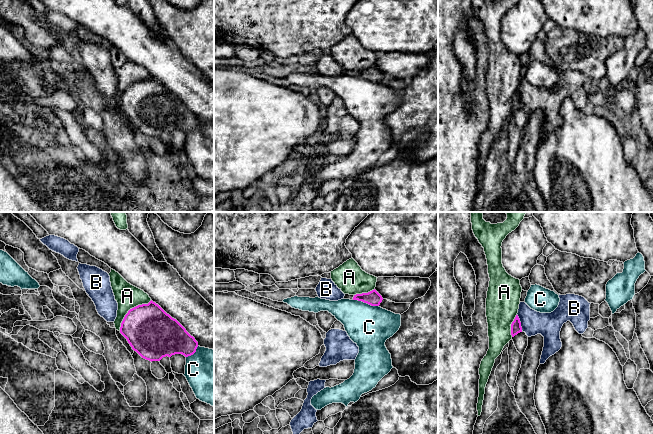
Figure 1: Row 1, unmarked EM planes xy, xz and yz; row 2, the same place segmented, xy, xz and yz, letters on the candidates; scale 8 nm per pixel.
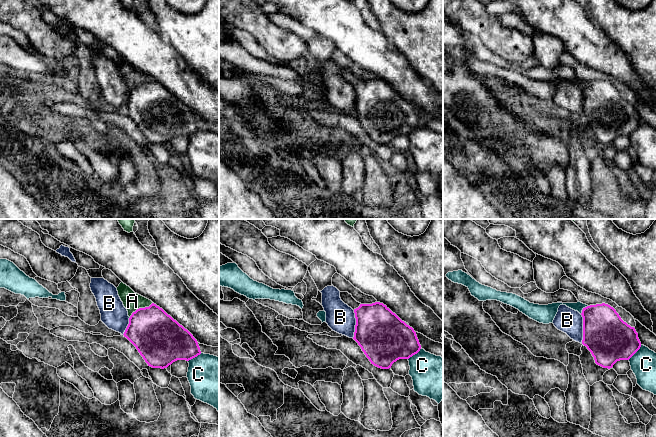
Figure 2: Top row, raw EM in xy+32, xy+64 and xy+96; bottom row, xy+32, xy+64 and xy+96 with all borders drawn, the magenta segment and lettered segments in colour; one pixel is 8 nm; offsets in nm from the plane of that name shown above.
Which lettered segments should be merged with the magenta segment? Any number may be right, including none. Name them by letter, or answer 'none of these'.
none of these

